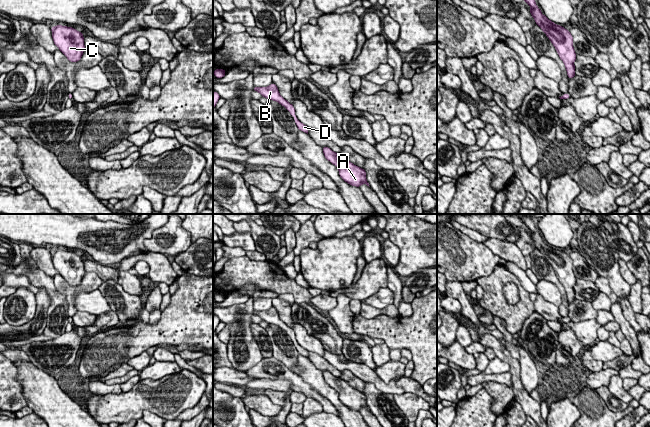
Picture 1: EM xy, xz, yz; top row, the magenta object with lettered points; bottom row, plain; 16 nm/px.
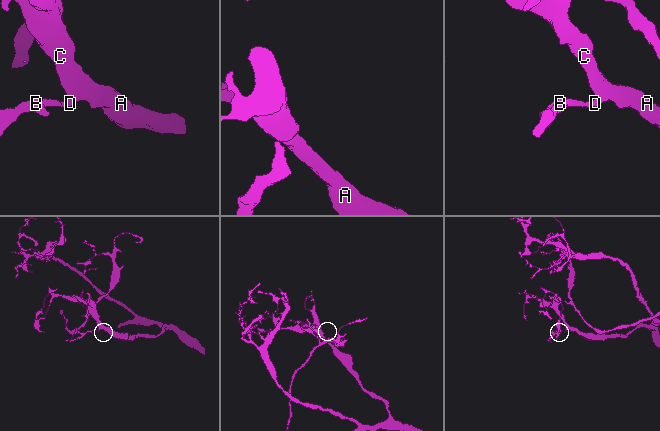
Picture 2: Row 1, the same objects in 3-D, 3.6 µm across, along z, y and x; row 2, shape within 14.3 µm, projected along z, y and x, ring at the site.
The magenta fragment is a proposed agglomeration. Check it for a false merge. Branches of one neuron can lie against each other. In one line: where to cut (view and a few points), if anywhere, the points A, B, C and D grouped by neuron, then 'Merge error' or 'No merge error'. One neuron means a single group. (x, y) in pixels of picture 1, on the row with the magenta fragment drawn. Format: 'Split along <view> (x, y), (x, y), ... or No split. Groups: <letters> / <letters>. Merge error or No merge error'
No split. Groups: A B C D. No merge error

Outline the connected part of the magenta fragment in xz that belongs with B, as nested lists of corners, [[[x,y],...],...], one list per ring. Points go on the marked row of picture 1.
[[[272,83],[268,87],[255,87],[254,86],[253,90],[259,92],[263,97],[270,100],[274,100],[280,103],[282,106],[284,106],[290,112],[290,114],[294,117],[294,121],[298,129],[308,134],[309,128],[297,119],[295,115],[294,106],[290,104],[287,100],[285,100],[283,97],[280,96],[278,88],[274,83]]]

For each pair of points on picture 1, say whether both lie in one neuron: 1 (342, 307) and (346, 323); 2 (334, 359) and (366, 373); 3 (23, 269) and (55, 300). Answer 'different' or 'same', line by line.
1: same
2: same
3: same

